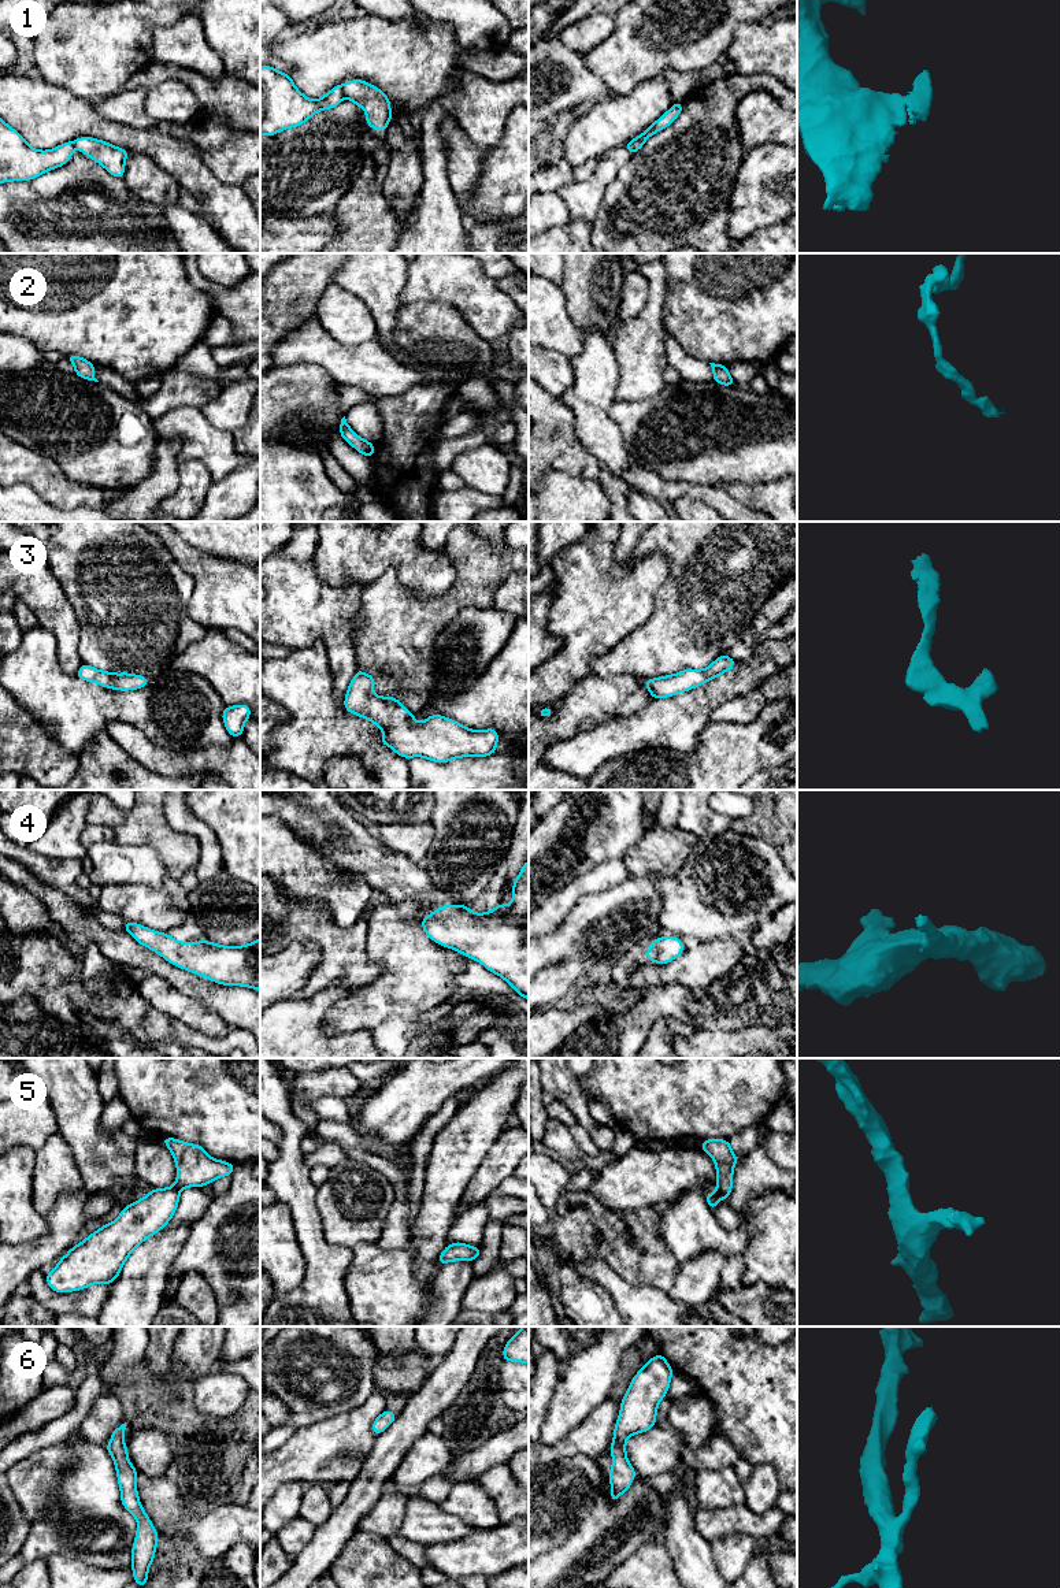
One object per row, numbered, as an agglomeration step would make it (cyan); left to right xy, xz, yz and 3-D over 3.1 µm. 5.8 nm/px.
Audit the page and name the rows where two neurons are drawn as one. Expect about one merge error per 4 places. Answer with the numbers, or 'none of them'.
1

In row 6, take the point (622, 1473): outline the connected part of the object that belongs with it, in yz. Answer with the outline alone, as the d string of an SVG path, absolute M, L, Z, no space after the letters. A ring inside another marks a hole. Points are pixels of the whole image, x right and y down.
M656 1354L633 1377L620 1403L620 1413L614 1431L609 1469L612 1502L624 1494L634 1477L634 1468L627 1461L626 1440L635 1433L649 1431L656 1424L657 1405L668 1391L674 1370L666 1358Z

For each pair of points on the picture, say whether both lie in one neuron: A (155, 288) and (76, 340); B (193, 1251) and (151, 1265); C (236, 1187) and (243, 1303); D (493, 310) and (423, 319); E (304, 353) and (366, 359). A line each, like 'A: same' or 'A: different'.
A: same
B: different
C: same
D: different
E: same

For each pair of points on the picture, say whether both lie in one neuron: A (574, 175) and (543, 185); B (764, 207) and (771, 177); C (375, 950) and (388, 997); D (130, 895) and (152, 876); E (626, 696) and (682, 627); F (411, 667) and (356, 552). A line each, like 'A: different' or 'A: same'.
A: same
B: same
C: same
D: different
E: different
F: different

